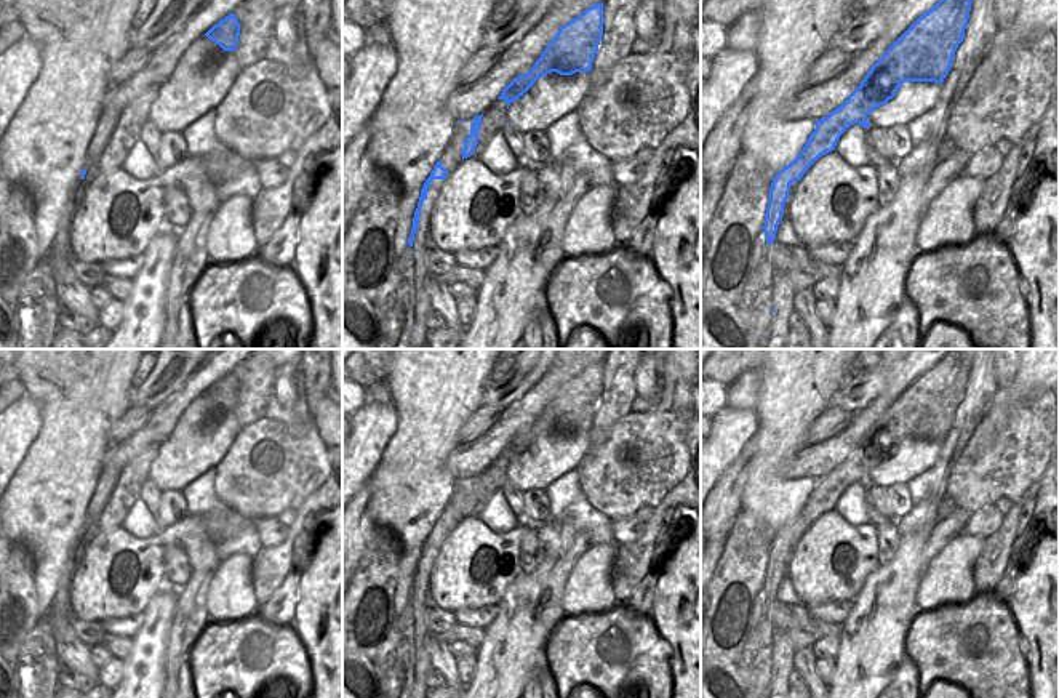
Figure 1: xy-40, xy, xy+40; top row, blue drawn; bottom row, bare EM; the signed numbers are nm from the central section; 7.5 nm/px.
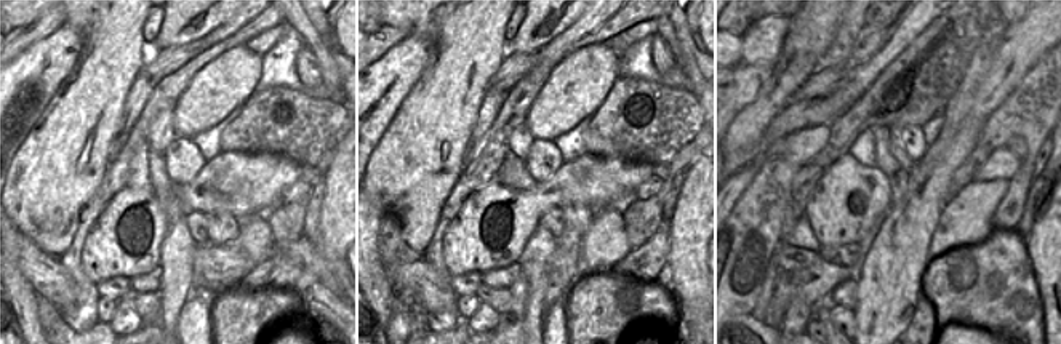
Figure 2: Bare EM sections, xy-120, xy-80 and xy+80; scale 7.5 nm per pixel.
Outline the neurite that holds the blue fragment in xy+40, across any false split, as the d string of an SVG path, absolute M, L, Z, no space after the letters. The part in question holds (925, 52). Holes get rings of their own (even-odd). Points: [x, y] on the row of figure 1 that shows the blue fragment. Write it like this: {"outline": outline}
{"outline": "M939 0L928 13L923 13L870 67L861 85L848 96L848 99L827 117L816 120L816 128L809 134L801 152L773 178L765 226L760 239L753 245L752 269L744 285L744 291L734 304L741 317L750 327L750 343L747 349L768 349L771 338L773 266L769 261L769 245L776 239L777 226L784 213L784 203L789 199L790 184L800 181L819 157L835 150L840 136L851 125L859 123L864 128L870 126L867 115L893 99L904 82L944 82L952 67L955 51L965 37L971 2L973 0Z"}

